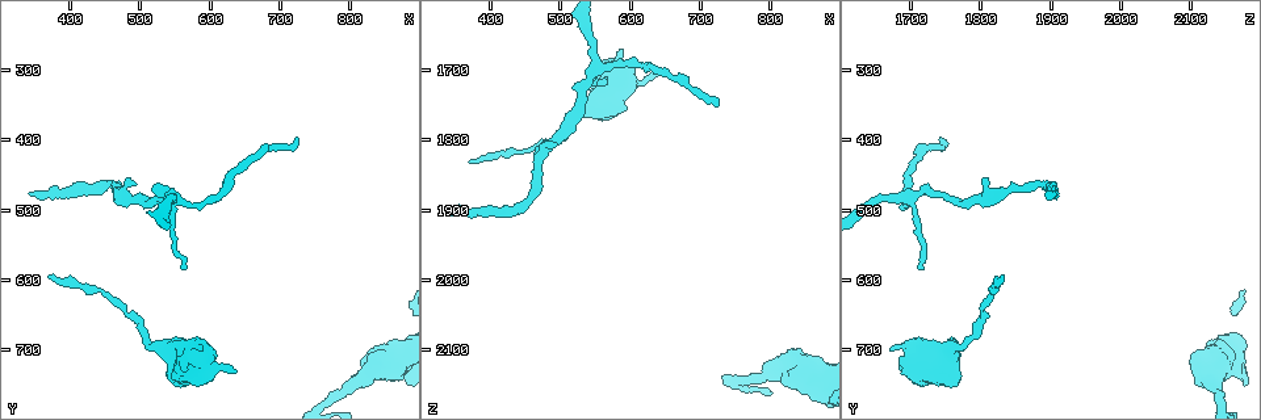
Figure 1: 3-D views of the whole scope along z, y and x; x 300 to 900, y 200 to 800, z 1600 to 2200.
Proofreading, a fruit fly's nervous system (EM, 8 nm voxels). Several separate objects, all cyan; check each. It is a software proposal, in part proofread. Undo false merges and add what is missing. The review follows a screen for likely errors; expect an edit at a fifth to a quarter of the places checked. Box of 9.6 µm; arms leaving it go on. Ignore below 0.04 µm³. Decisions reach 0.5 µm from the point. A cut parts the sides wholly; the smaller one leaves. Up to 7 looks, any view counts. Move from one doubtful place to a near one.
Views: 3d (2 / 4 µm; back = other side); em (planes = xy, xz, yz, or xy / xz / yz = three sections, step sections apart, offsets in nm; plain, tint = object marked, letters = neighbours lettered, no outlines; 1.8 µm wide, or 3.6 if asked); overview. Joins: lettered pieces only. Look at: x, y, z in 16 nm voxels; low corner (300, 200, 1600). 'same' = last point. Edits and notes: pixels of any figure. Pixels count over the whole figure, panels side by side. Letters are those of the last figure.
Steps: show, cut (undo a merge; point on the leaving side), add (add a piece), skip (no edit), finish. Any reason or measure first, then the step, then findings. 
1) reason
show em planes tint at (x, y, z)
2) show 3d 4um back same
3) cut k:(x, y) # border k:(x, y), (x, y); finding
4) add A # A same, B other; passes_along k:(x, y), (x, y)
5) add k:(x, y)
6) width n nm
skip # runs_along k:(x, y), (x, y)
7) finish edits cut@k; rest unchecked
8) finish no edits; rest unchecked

end of a long branch
show em yz step 16 tint at (725, 395, 1740)

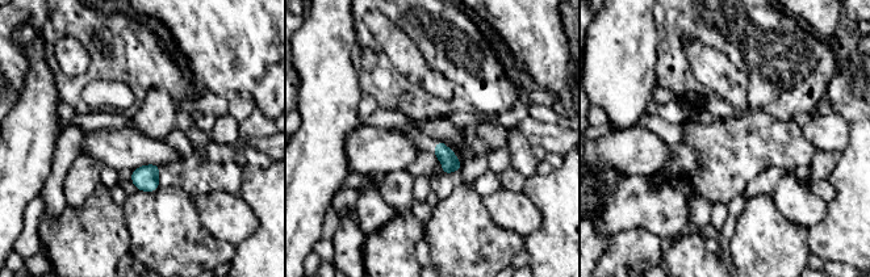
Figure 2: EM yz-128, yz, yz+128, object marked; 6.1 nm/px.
show em planes letters same

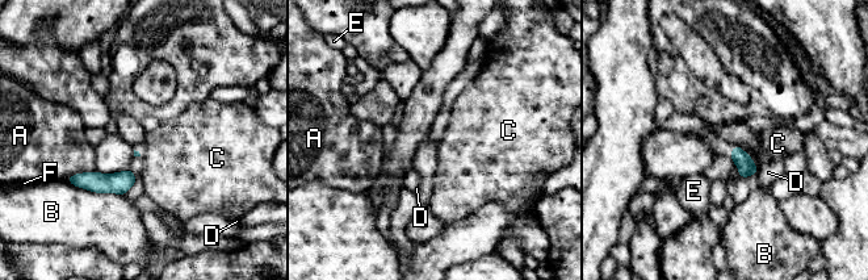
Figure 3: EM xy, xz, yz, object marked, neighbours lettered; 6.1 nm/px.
skip # A other, B other, C other, D other, E other, F other; border 3:(739, 146), (758, 168); none of them fits

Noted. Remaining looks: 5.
an open end
show em planes letters at (345, 475, 1905)

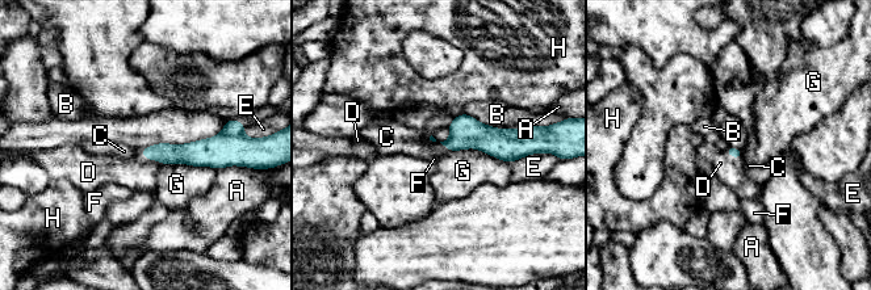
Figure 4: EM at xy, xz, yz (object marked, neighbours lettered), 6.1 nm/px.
add D # A other, B other, C other, D same, E other, F other, G other, H other; it goes on there

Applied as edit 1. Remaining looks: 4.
thick turns thin
show em 3.6um planes letters at (835, 735, 2125)

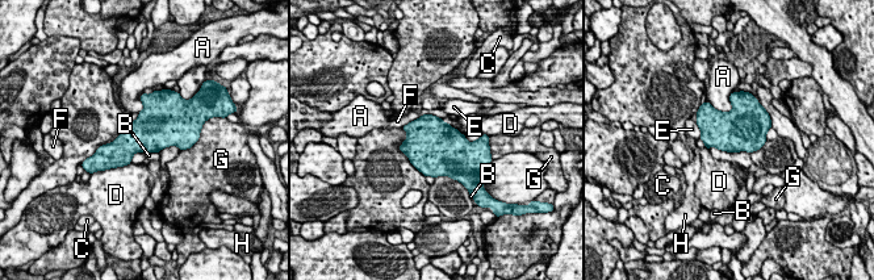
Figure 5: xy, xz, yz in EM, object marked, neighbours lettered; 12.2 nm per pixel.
width 480 nm
skip # A other, B other, C other, D other, E other, F other, G other, H other; border 5:(146, 151), (158, 153); one neuron here

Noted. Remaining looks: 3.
finish edits add@4; rest unchecked

